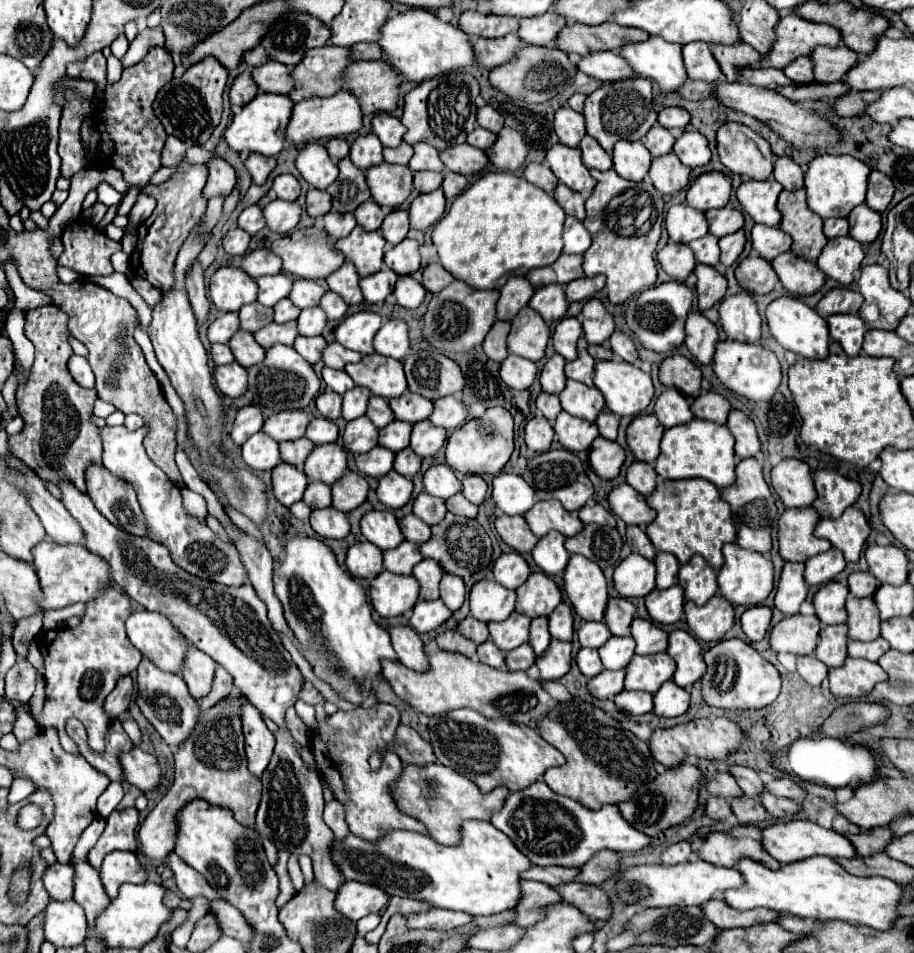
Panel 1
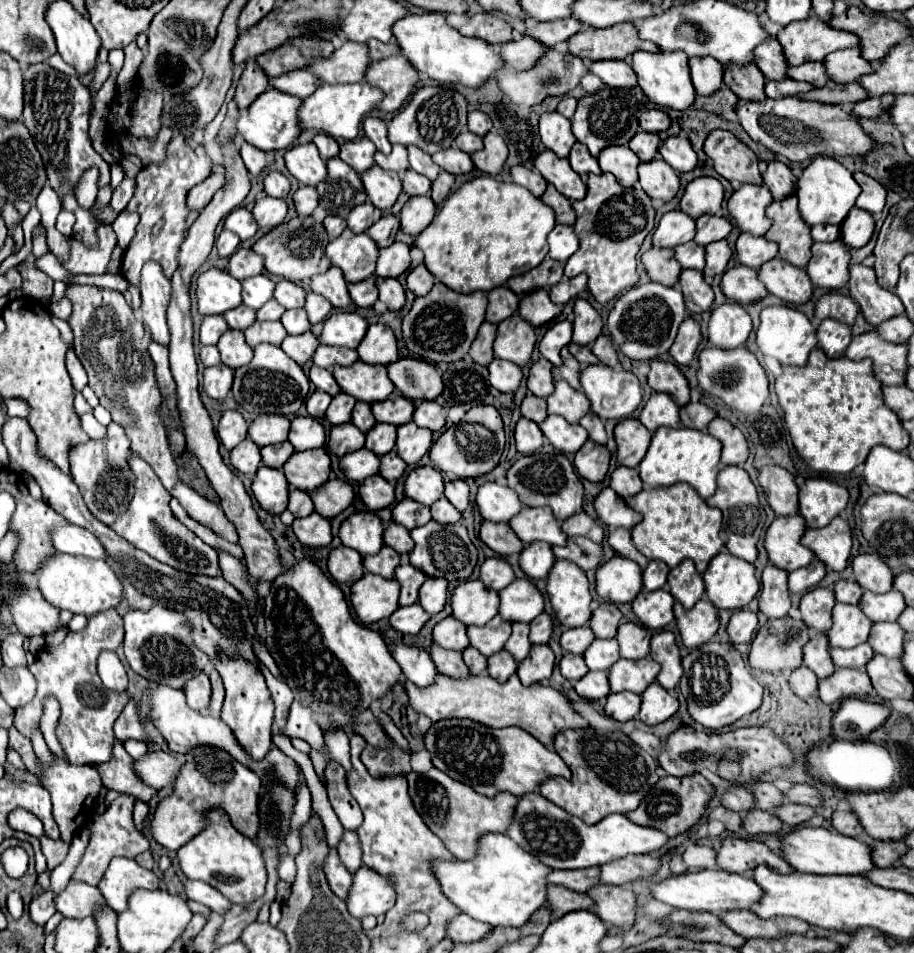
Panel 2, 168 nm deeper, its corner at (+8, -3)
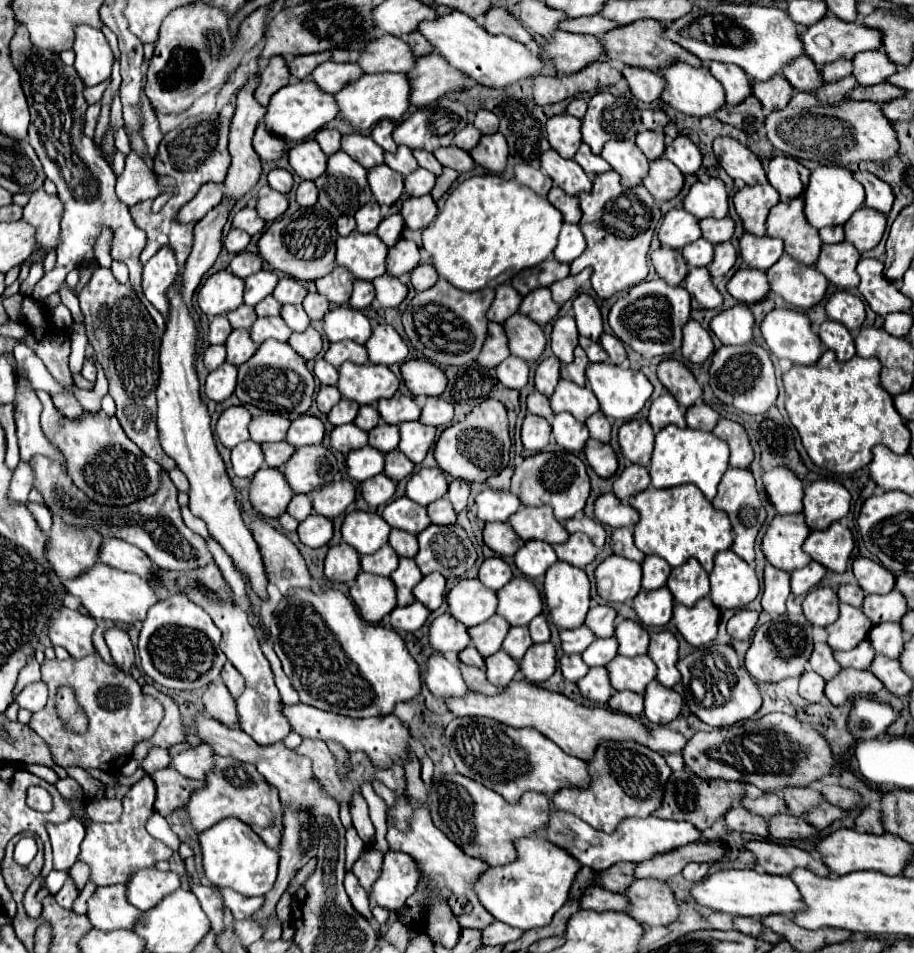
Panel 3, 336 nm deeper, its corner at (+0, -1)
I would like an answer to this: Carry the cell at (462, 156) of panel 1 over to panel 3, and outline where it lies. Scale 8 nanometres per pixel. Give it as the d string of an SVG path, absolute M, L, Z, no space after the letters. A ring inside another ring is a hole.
M447 146L447 148L439 148L433 152L433 156L441 162L441 166L445 168L453 168L457 172L467 172L475 166L473 158L469 152L457 148L457 146Z

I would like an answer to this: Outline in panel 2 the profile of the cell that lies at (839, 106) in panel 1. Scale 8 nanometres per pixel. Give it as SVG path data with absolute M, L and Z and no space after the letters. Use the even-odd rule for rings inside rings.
M879 96L879 98L865 98L861 102L853 104L853 114L859 118L877 118L883 116L889 104L893 102L893 96Z

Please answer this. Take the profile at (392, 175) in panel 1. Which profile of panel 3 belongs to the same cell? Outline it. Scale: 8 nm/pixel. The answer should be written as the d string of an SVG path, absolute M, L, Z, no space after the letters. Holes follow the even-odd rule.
M379 164L375 168L367 170L367 180L371 186L371 192L375 196L375 200L383 206L391 206L399 200L401 192L403 192L403 176L393 172L389 166Z

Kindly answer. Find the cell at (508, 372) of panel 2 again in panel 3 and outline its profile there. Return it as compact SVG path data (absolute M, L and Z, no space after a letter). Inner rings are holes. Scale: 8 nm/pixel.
M509 356L505 358L497 368L497 378L505 388L523 388L527 384L527 376L529 376L529 366L525 360L517 358L517 356Z

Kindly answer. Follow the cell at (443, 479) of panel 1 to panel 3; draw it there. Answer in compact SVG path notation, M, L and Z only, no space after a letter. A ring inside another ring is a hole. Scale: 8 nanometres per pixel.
M421 468L407 482L407 496L421 506L439 500L445 492L447 480L439 468Z

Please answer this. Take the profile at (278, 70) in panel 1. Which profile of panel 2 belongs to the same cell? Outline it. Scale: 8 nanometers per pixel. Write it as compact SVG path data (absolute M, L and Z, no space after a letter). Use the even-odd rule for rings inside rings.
M301 68L301 70L293 70L293 72L281 74L277 78L271 78L269 80L269 86L275 88L275 90L281 90L285 94L293 94L297 98L307 98L321 84L319 84L319 80L311 72L307 72L305 68Z

